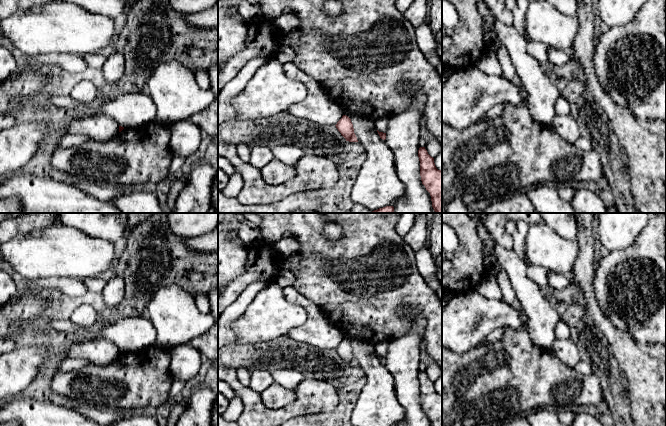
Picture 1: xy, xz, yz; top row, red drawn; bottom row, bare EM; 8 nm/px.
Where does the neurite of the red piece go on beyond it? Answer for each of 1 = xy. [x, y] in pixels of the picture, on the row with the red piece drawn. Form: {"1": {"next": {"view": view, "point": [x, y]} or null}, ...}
{"1": {"next": null}}

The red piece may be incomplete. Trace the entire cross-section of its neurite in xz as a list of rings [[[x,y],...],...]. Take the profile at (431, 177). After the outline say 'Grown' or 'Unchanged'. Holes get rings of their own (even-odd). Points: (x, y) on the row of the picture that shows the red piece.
[[[425,147],[418,150],[420,161],[420,176],[422,184],[430,193],[432,207],[435,213],[442,213],[442,171],[438,170]]]. Unchanged

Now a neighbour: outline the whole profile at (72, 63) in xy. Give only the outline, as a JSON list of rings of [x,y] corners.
[[[37,54],[25,58],[25,67],[58,67],[65,72],[78,73],[88,68],[76,54]]]

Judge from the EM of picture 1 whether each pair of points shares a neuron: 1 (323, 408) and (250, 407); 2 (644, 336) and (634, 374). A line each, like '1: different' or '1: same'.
1: same
2: different

